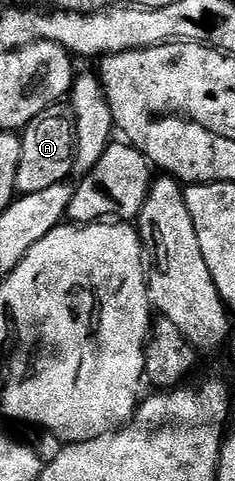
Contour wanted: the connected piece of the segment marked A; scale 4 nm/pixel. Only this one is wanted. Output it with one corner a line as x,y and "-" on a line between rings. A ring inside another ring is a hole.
67,105
48,106
33,120
21,135
23,152
17,171
16,192
19,195
41,193
49,185
64,182
75,166
75,116

